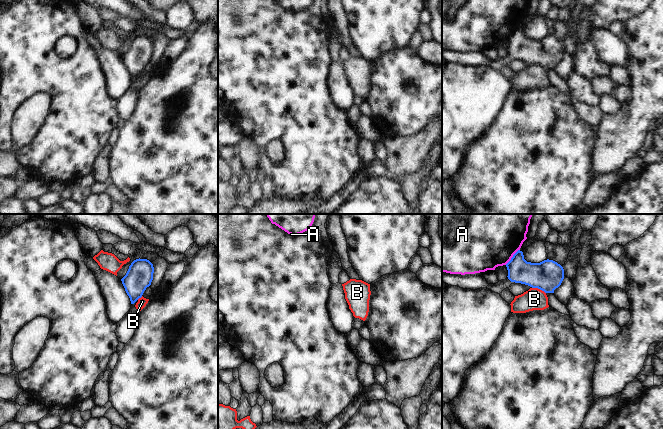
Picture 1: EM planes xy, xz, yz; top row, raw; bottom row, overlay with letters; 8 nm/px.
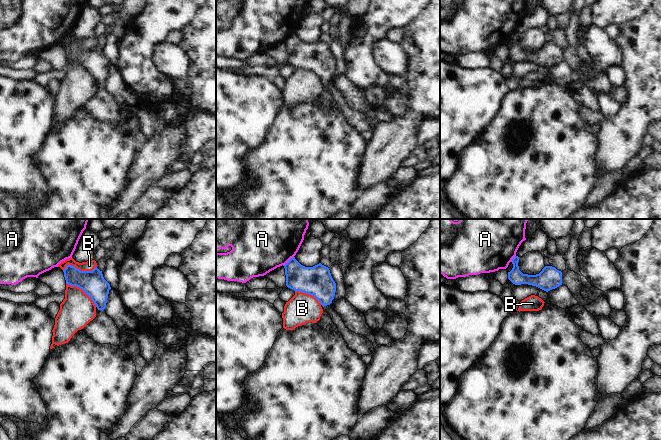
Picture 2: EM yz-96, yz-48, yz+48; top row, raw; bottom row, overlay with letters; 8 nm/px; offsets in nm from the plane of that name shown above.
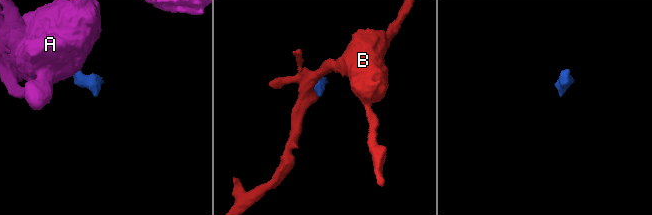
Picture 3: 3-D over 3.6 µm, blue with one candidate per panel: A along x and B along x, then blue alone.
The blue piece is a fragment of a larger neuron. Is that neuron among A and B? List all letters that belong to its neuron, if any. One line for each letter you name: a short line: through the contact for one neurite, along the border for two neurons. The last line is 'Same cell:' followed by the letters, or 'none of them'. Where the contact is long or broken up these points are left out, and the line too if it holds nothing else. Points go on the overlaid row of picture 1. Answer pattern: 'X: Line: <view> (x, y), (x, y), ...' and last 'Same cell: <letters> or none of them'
Same cell: none of them

